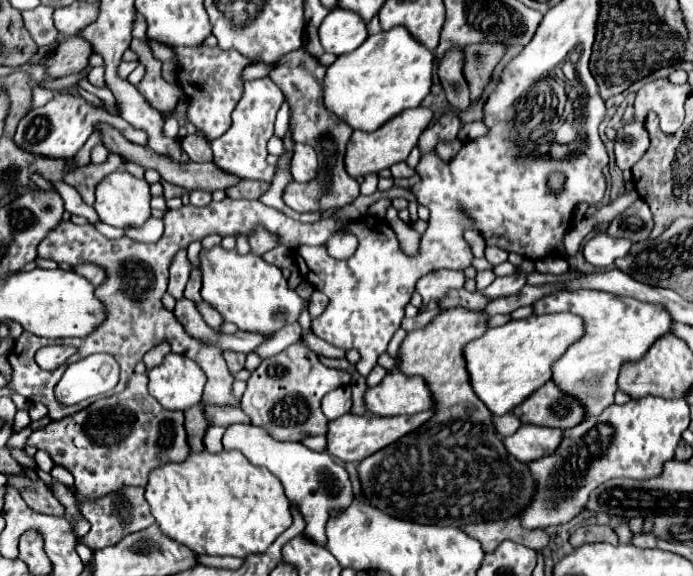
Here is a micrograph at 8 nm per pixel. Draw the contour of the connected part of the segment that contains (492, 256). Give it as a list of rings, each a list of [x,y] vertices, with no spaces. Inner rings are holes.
[[[487,246],[485,248],[485,258],[487,258],[489,264],[495,266],[495,264],[501,264],[501,262],[507,260],[507,252],[501,250],[501,248],[497,248],[497,246]]]

